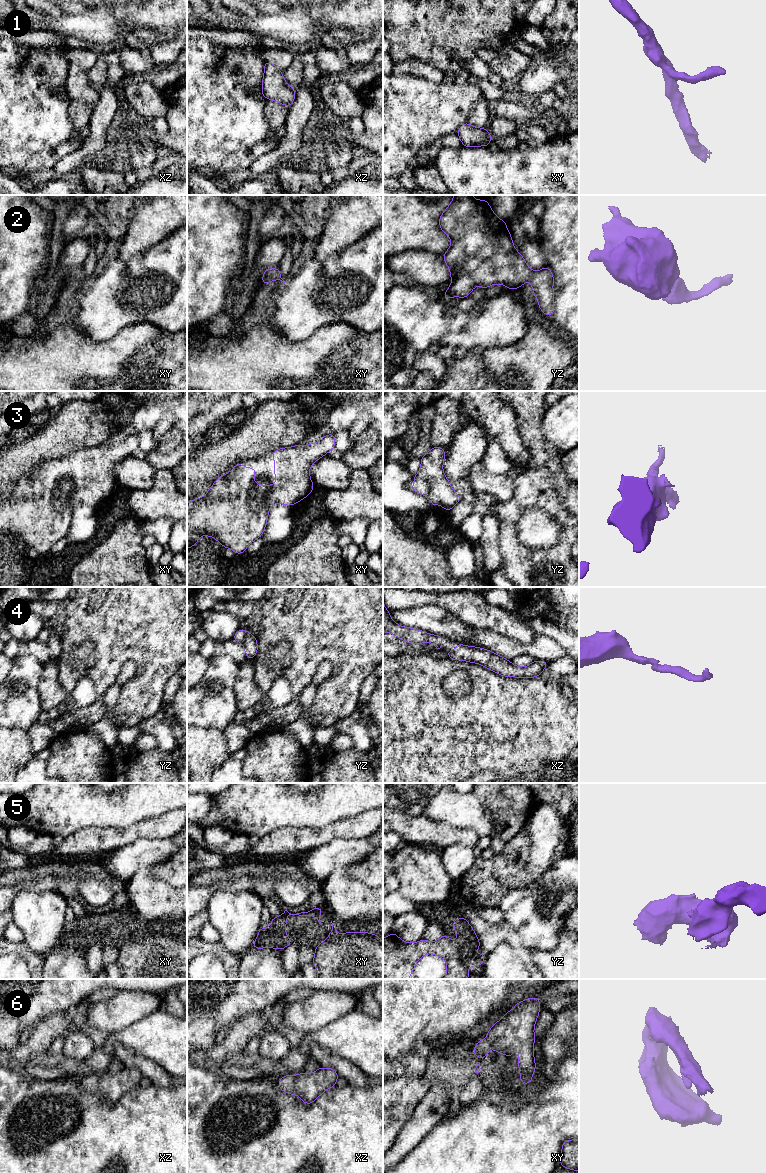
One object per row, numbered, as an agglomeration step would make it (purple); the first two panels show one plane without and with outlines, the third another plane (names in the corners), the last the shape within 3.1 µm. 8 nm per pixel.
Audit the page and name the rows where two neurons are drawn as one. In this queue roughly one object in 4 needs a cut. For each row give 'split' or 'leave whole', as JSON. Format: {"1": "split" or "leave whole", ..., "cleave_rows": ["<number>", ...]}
{"1": "leave whole", "2": "leave whole", "3": "leave whole", "4": "leave whole", "5": "split", "6": "leave whole", "cleave_rows": ["5"]}

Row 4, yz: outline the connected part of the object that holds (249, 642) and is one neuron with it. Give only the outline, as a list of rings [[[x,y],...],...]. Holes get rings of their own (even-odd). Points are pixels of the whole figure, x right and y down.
[[[244,629],[238,630],[233,637],[236,642],[241,641],[248,659],[253,659],[257,654],[258,645],[255,636]]]

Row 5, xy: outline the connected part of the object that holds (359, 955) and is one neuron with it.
[[[345,932],[331,943],[316,947],[312,963],[318,971],[317,979],[383,979],[383,942],[376,934]]]

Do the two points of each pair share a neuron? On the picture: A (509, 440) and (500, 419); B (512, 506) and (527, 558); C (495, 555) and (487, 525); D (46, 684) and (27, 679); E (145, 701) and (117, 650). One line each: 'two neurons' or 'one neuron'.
A: one neuron
B: one neuron
C: one neuron
D: two neurons
E: one neuron

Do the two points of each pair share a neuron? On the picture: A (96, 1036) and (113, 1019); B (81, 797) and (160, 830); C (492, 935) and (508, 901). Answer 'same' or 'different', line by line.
A: different
B: different
C: different

